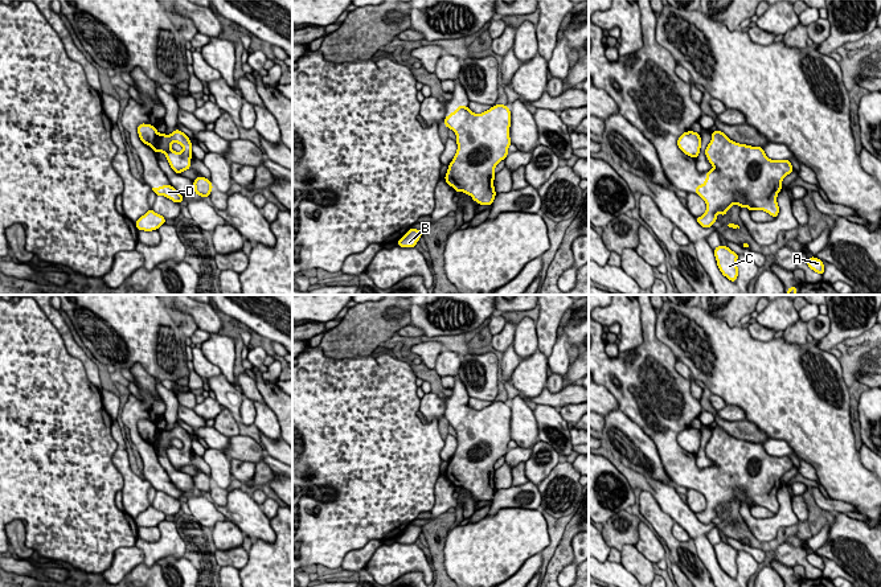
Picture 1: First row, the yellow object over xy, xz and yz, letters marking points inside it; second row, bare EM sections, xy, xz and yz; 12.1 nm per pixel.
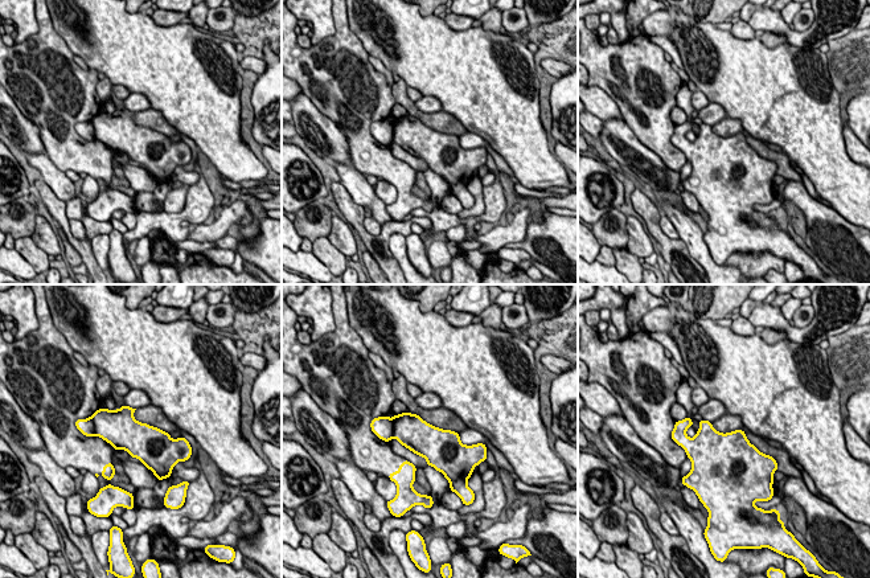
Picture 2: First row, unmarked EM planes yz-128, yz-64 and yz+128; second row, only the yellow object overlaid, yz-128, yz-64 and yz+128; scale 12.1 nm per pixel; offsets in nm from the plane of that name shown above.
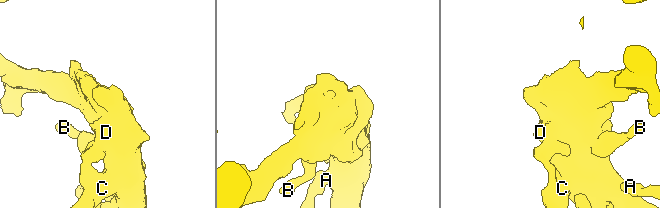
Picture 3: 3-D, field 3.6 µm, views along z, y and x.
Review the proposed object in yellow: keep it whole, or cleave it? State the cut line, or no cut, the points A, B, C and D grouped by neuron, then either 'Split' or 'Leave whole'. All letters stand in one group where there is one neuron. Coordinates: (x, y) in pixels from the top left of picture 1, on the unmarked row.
No split. Groups: A B C D. Leave whole

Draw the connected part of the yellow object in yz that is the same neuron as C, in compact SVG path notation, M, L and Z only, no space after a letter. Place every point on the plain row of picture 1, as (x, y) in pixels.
M722 541L713 546L717 562L722 568L722 571L726 572L730 578L735 578L738 574L738 563L737 563L738 550Z

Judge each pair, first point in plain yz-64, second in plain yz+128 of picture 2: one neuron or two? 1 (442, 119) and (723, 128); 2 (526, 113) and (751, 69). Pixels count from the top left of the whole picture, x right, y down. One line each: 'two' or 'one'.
1: one
2: one

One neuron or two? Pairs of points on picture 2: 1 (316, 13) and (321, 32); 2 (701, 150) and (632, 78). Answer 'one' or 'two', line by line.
1: one
2: one

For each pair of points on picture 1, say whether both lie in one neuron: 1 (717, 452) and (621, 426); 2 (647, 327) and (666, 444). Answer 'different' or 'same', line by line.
1: different
2: same

